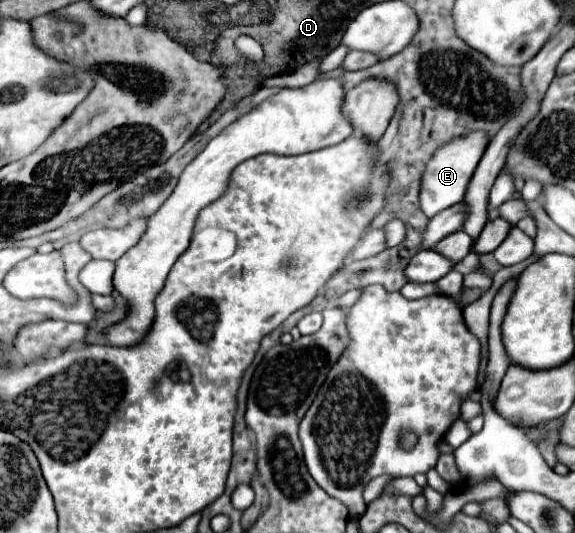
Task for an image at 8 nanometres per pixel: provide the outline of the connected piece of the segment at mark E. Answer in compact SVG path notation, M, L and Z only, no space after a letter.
M468 133L468 137L458 137L456 141L450 141L448 145L440 147L434 153L432 161L426 165L426 171L422 177L422 189L420 189L420 207L428 217L438 215L440 211L444 211L464 199L472 173L474 173L486 145L488 145L488 137L484 133Z

